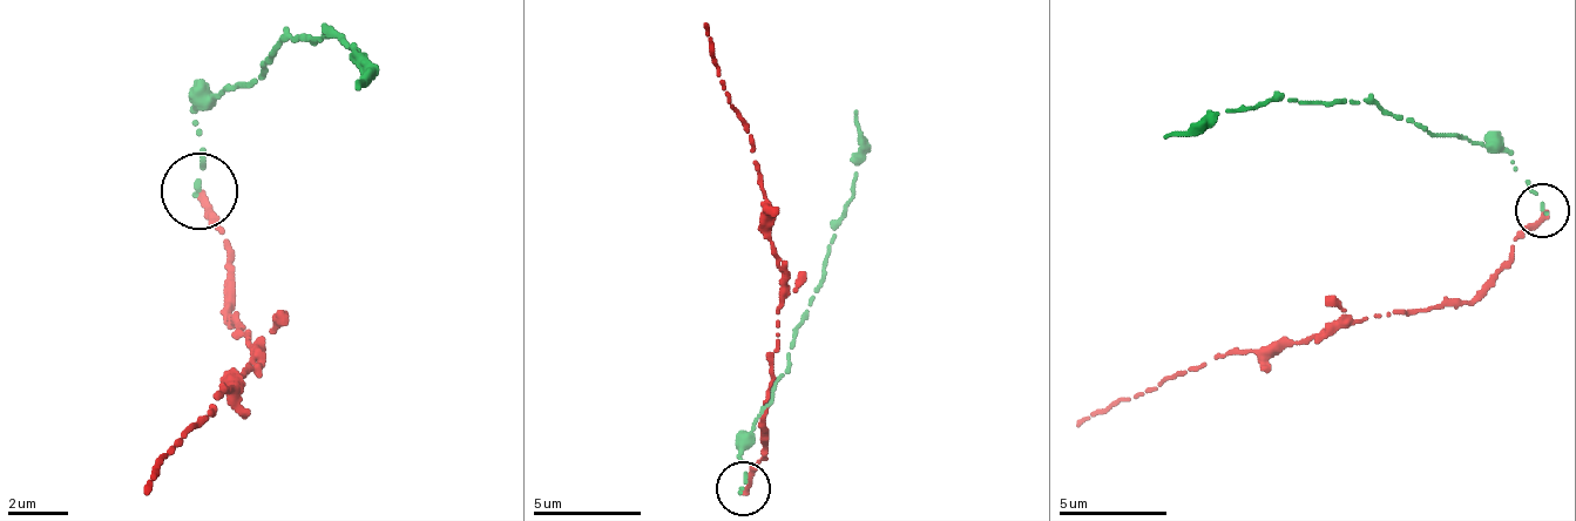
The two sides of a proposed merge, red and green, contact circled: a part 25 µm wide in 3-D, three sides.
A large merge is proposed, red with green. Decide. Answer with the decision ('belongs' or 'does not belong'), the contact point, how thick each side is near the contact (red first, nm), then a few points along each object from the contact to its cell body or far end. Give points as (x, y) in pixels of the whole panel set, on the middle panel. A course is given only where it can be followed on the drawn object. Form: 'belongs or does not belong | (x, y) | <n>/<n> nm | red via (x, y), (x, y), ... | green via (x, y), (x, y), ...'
does not belong | (743, 488) | 280/150 nm | red via (744, 489), (765, 457), (765, 419), (782, 273), (771, 242), (749, 122), (722, 90), (707, 26) | green via (744, 489), (738, 457), (782, 377), (846, 203), (857, 112)

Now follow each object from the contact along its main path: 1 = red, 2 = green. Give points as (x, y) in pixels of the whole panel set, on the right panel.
1: (1543, 209), (1510, 247), (1510, 263), (1473, 300), (1327, 323), (1296, 344), (1176, 371), (1144, 392), (1080, 425)
2: (1543, 209), (1510, 155), (1431, 134), (1371, 101), (1257, 101), (1165, 139)

